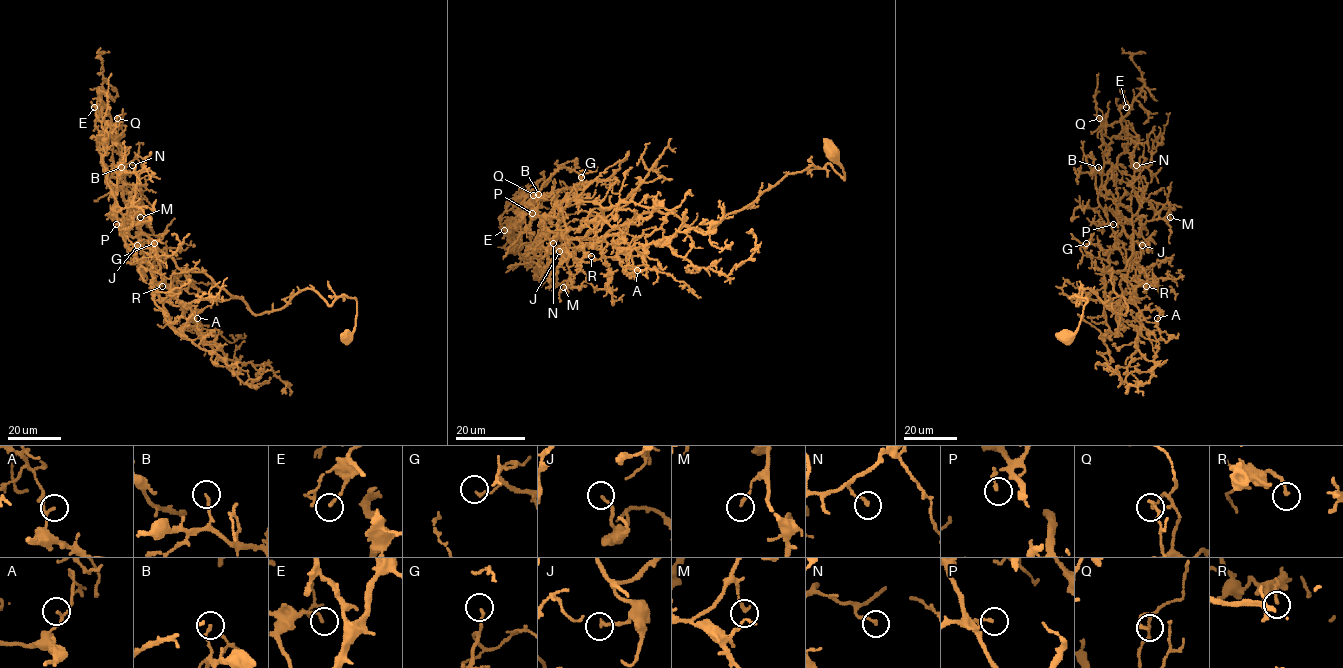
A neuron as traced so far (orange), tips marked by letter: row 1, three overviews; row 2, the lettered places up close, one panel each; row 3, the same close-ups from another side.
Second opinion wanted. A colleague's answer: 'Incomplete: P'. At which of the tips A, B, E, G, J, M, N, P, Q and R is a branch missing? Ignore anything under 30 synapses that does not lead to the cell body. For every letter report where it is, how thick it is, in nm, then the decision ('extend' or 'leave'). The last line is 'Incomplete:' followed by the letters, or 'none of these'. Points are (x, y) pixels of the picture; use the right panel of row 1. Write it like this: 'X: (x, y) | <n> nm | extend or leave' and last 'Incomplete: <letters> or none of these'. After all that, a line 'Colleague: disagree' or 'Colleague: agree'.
A: (1157, 318) | 120 nm | leave
B: (1098, 167) | 140 nm | leave
E: (1126, 107) | 150 nm | leave
G: (1086, 243) | 140 nm | leave
J: (1142, 245) | 160 nm | leave
M: (1170, 217) | 160 nm | leave
N: (1136, 165) | 140 nm | leave
P: (1113, 224) | 140 nm | leave
Q: (1099, 118) | 150 nm | leave
R: (1146, 286) | 160 nm | leave
Incomplete: none of these
Colleague: disagree

